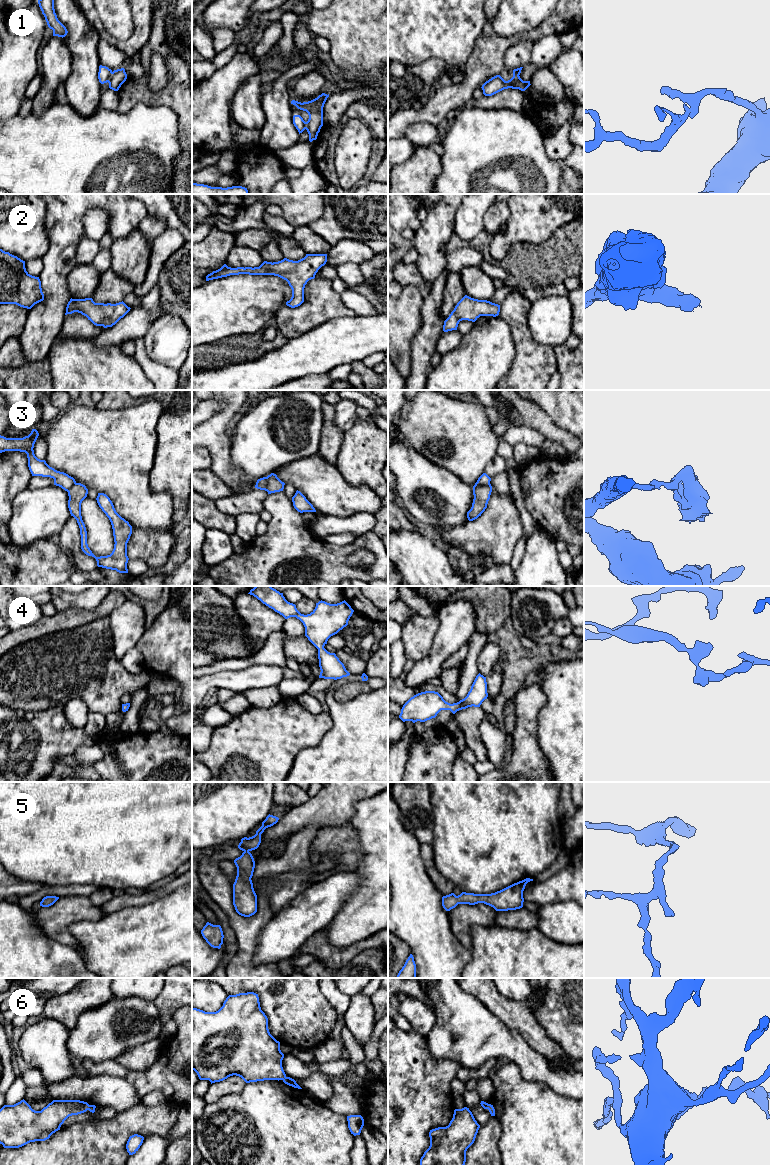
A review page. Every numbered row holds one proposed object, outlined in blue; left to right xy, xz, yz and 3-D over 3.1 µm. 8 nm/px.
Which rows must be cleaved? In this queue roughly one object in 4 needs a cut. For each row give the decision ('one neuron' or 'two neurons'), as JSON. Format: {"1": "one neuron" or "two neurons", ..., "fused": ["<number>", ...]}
{"1": "one neuron", "2": "one neuron", "3": "two neurons", "4": "one neuron", "5": "one neuron", "6": "one neuron", "fused": ["3"]}

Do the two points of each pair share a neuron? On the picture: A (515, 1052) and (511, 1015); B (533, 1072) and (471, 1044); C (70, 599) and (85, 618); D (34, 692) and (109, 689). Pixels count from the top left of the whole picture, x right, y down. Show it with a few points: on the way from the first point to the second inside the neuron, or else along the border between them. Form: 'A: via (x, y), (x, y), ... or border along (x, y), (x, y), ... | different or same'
A: border along (494, 1016), (508, 1027), (514, 1029), (530, 1046) | different
B: via (518, 1057), (510, 1049), (486, 1049) | same
C: border along (100, 601), (91, 609), (67, 608), (57, 612) | different
D: via (53, 689), (90, 689) | same

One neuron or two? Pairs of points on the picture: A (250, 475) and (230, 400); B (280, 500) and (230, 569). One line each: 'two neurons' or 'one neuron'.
A: two neurons
B: one neuron

